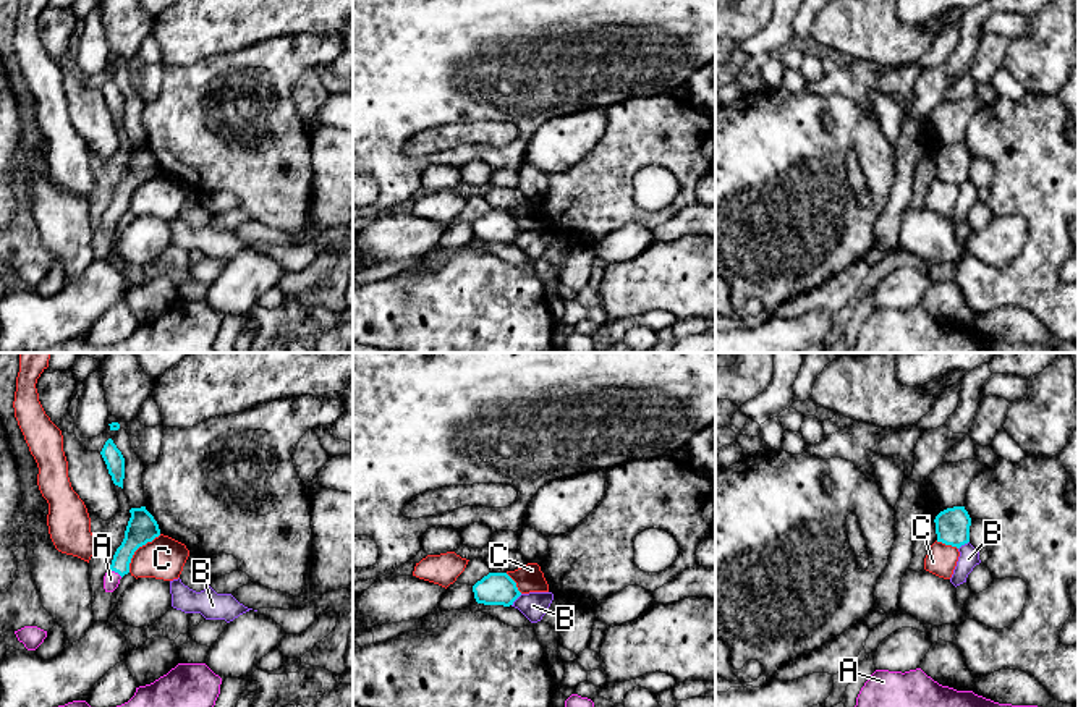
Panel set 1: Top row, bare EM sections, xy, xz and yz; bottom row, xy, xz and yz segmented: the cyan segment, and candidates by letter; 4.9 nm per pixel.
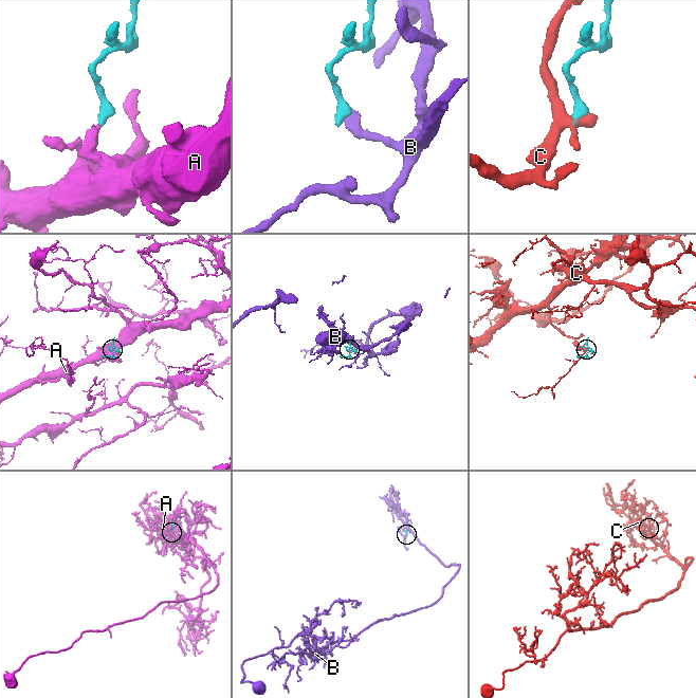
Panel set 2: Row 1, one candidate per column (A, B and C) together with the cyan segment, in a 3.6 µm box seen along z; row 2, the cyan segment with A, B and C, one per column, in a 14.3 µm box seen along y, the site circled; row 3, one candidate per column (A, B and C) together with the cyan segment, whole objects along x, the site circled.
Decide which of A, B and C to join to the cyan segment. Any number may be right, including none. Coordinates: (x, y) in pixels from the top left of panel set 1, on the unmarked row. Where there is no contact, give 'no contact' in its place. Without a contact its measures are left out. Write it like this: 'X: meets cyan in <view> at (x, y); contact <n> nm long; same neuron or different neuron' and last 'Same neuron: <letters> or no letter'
A: meets cyan in xy at (115, 209); contact 80 nm long; same neuron
B: meets cyan in xz at (515, 237); contact 80 nm long; different neuron
C: meets cyan in xy at (138, 185); contact 260 nm long; different neuron
Same neuron: A

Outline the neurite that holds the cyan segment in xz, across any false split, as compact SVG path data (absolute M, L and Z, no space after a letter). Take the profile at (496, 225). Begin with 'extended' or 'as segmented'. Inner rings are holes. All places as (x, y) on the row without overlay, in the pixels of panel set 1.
as segmented; M489 210L473 223L474 236L484 243L510 244L521 233L507 210Z

